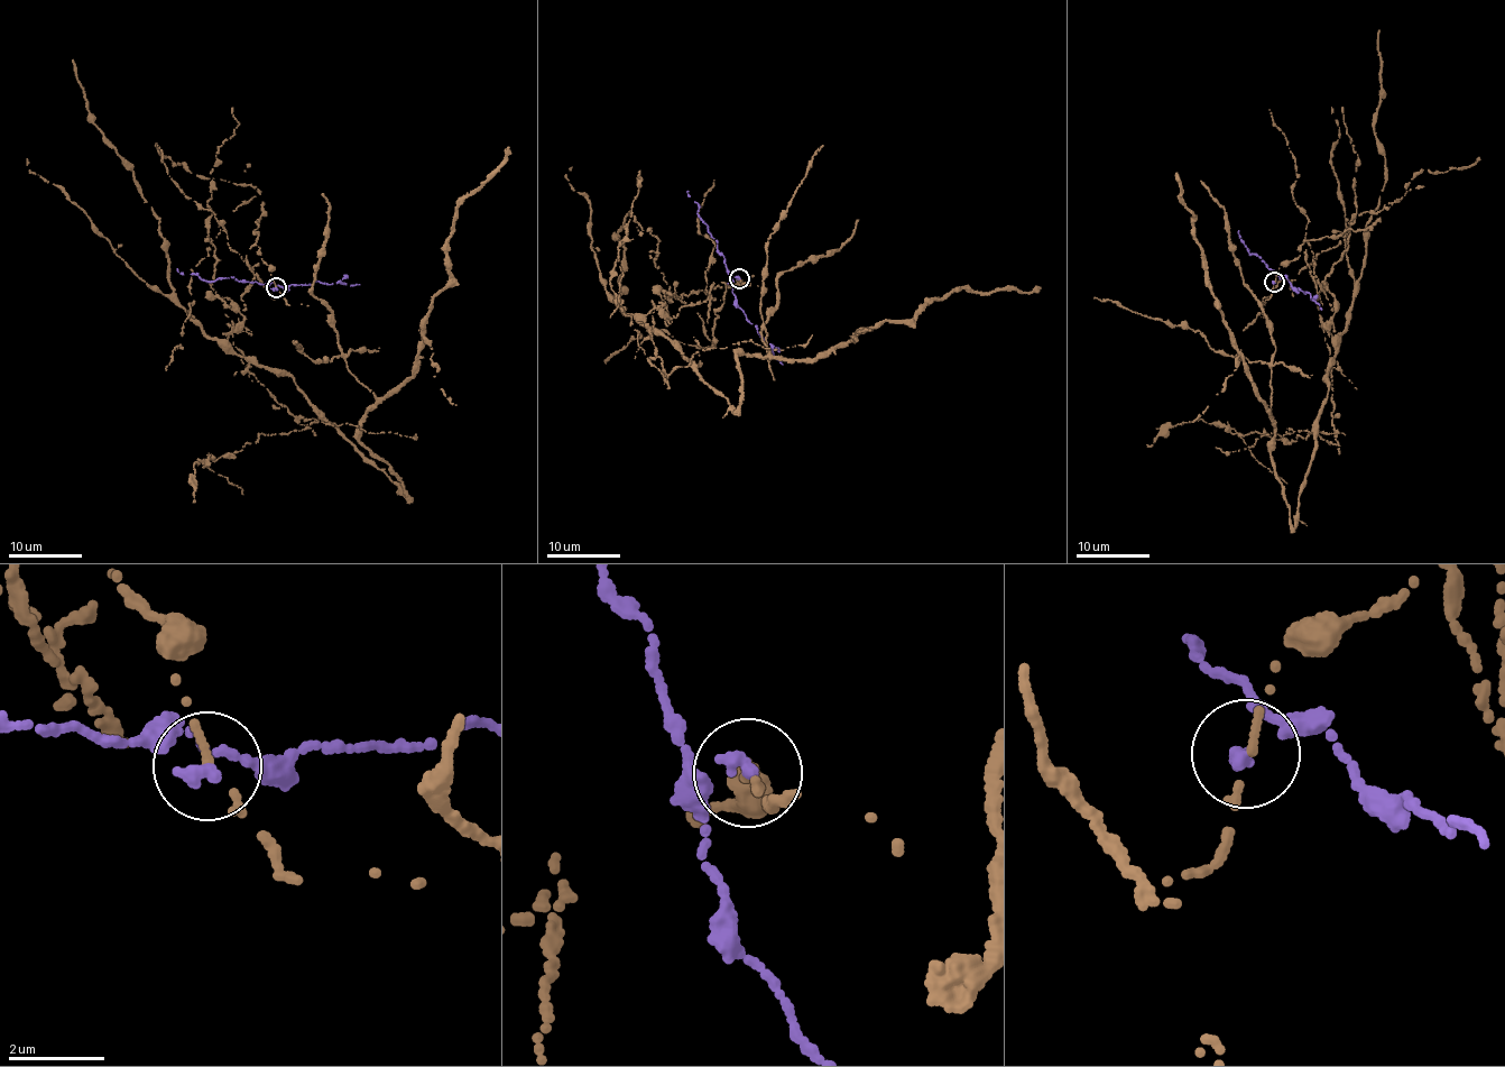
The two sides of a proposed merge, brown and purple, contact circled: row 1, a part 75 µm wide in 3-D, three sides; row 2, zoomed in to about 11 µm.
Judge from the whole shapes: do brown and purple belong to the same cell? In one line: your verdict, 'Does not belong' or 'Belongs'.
Does not belong

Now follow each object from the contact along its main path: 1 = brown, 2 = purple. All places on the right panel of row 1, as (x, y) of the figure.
1: (1275, 281), (1304, 240), (1335, 312), (1293, 525), (1275, 426), (1175, 173)
2: (1275, 281), (1280, 277), (1268, 269), (1261, 256), (1247, 251), (1238, 230)

